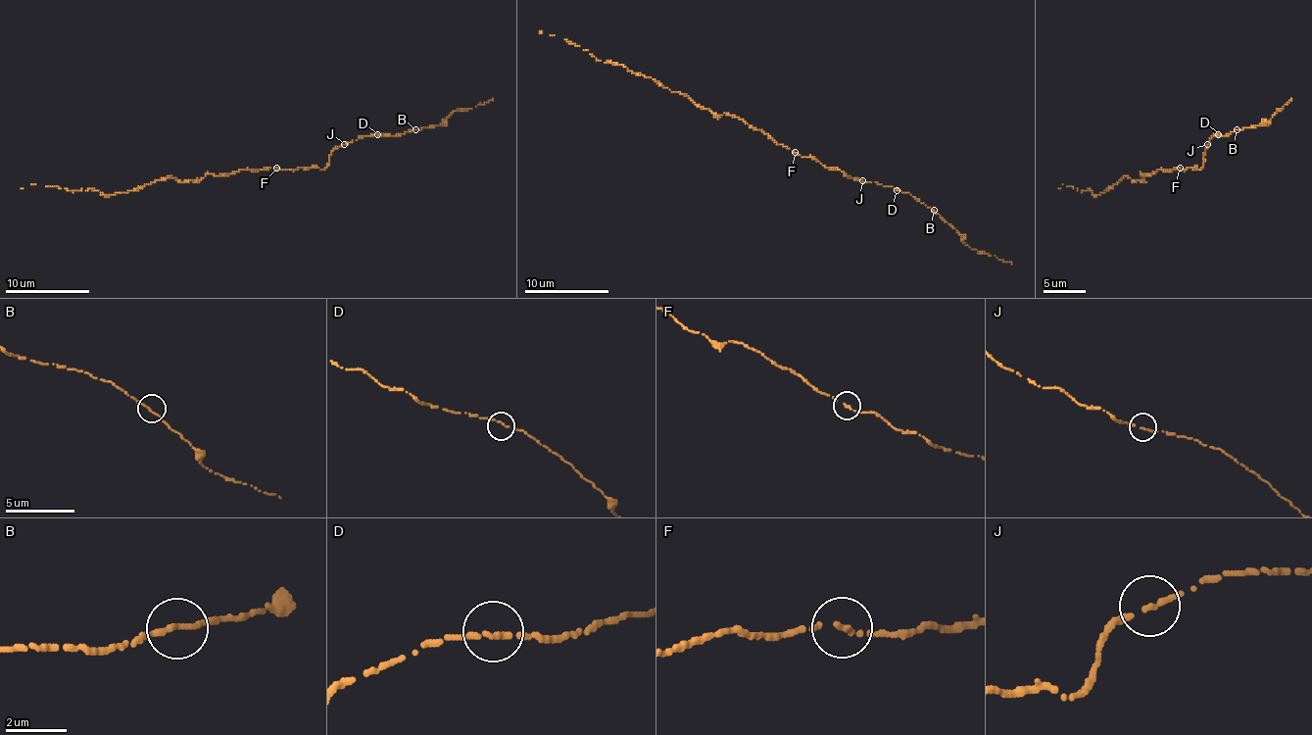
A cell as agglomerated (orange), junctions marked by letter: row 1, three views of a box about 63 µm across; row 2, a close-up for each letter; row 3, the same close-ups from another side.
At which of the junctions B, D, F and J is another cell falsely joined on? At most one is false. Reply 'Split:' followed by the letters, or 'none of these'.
Split: none of these

